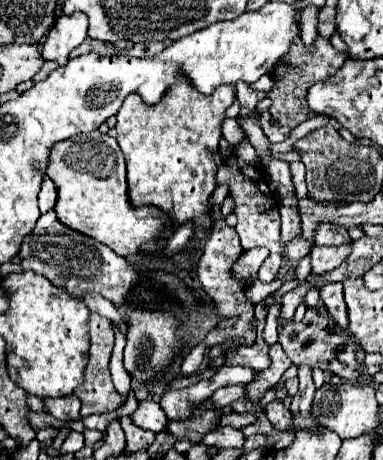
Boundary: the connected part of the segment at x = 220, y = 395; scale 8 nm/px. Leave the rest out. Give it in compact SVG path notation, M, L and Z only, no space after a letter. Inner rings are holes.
M226 386L214 392L214 396L210 400L214 400L214 404L220 402L220 406L230 406L238 400L246 398L246 388L244 386Z

